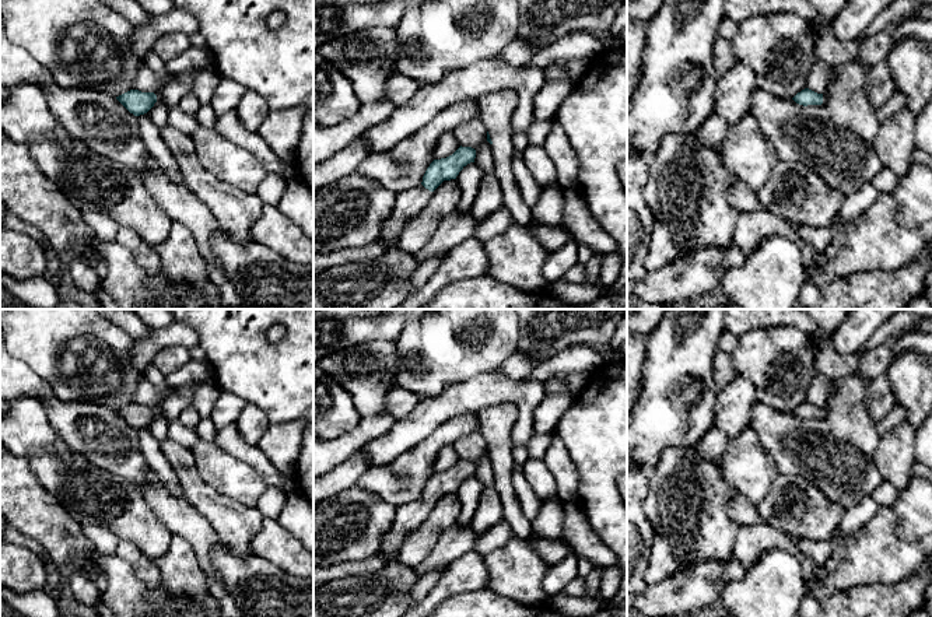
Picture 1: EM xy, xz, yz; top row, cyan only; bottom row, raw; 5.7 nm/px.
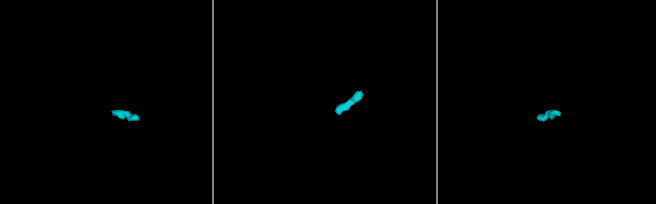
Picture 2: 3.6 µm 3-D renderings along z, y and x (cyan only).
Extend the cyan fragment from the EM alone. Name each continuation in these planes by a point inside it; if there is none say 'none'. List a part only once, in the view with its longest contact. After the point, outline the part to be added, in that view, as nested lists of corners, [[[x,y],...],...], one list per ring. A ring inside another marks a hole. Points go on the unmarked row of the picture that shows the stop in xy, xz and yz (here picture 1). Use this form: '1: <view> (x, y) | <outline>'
1: xz (409, 516) | [[[423,498],[396,506],[395,522],[379,547],[388,562],[396,560],[406,536],[425,520],[432,506]]]

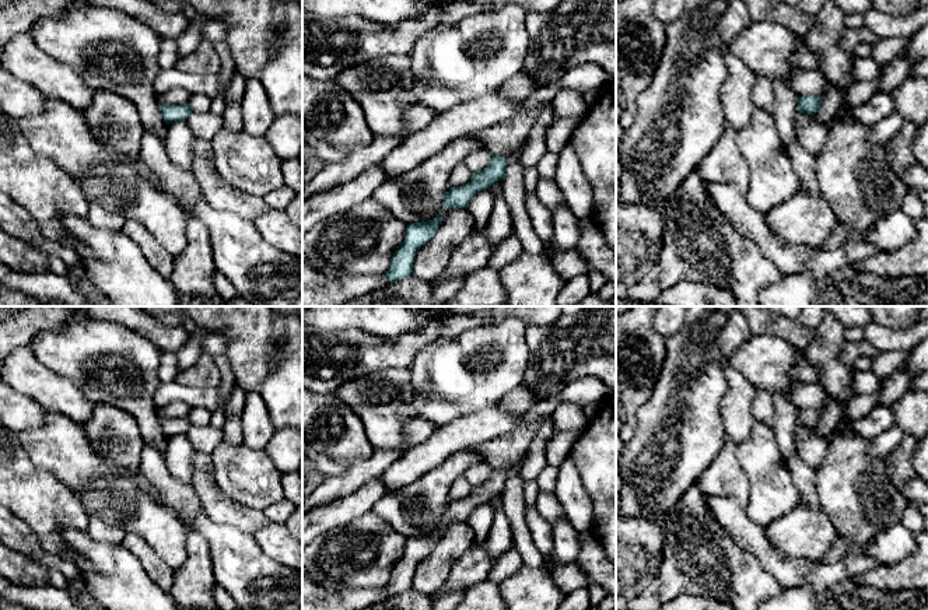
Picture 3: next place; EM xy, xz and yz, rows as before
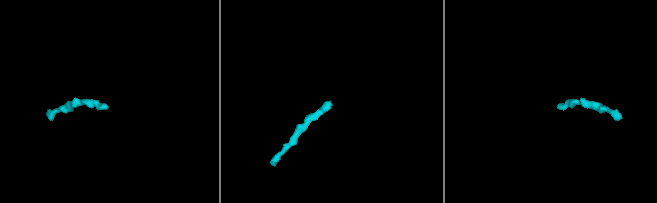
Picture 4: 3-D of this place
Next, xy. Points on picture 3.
none

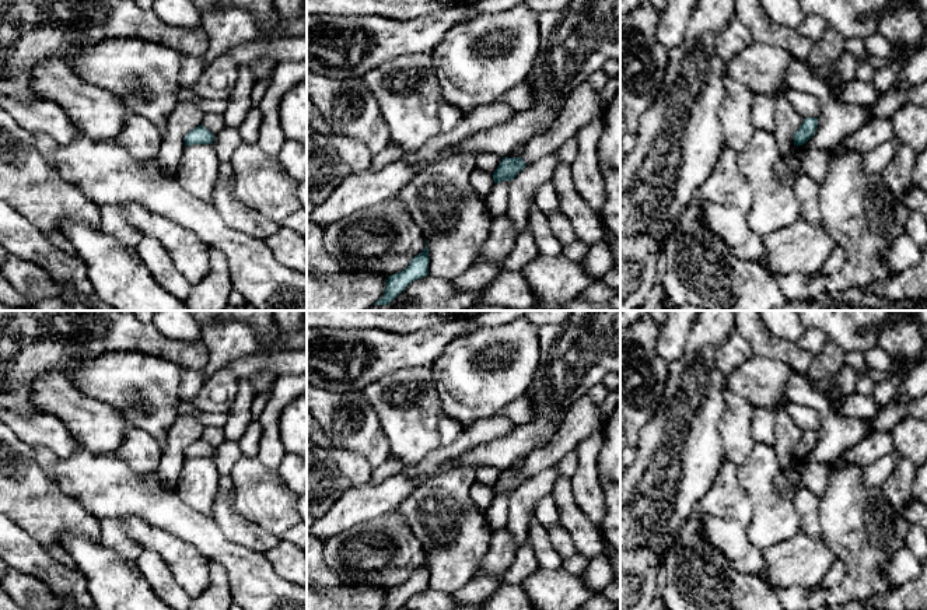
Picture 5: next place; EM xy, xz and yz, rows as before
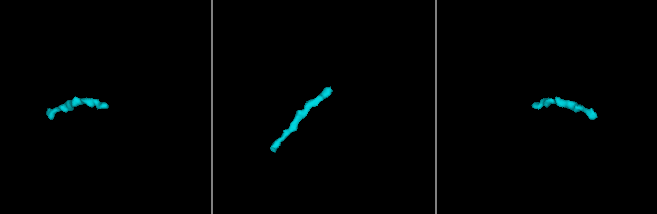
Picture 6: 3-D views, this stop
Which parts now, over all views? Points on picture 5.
1: xz (584, 417) | [[[588,396],[578,399],[567,410],[564,421],[553,438],[524,459],[524,476],[529,478],[548,467],[556,466],[580,441],[602,431],[604,424],[605,417],[599,404]]]

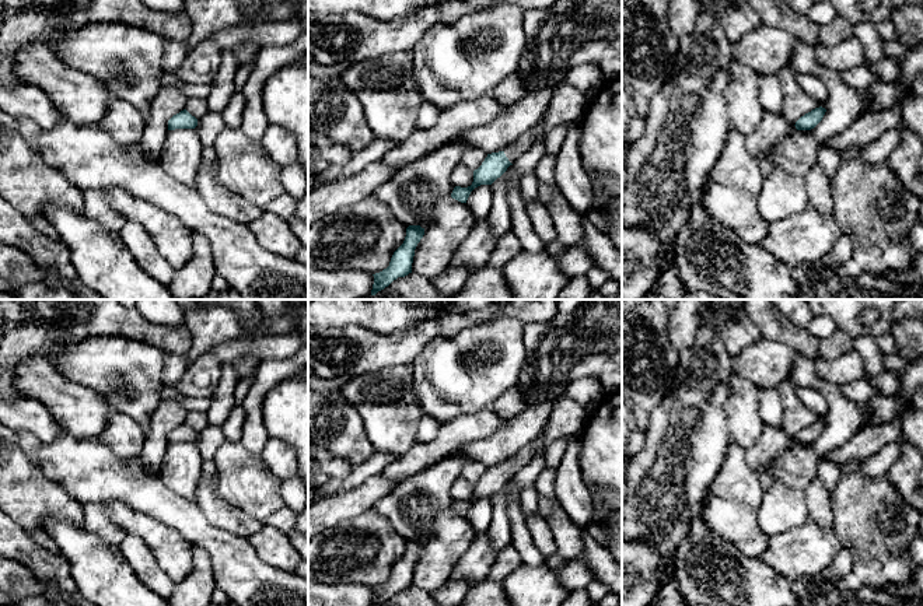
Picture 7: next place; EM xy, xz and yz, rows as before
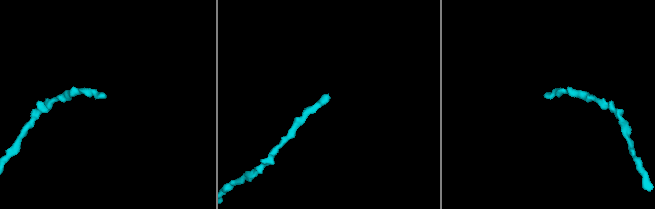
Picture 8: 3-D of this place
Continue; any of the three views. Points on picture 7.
1: xz (567, 417) | [[[571,397],[556,399],[543,430],[534,442],[521,448],[513,458],[501,463],[508,474],[514,477],[535,456],[543,456],[546,448],[560,437],[578,435],[590,417],[585,406]]]

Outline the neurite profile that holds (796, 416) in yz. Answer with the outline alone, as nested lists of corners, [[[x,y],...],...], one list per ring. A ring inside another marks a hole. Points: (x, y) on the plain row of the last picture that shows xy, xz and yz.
[[[782,382],[777,393],[783,402],[783,430],[786,431],[790,445],[797,444],[796,435],[815,421],[825,421],[826,416],[819,416],[810,410],[797,396],[797,386],[793,382]]]

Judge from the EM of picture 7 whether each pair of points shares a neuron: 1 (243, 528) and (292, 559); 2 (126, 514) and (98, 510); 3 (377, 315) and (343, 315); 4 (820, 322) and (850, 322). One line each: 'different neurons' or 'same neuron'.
1: different neurons
2: different neurons
3: same neuron
4: different neurons

